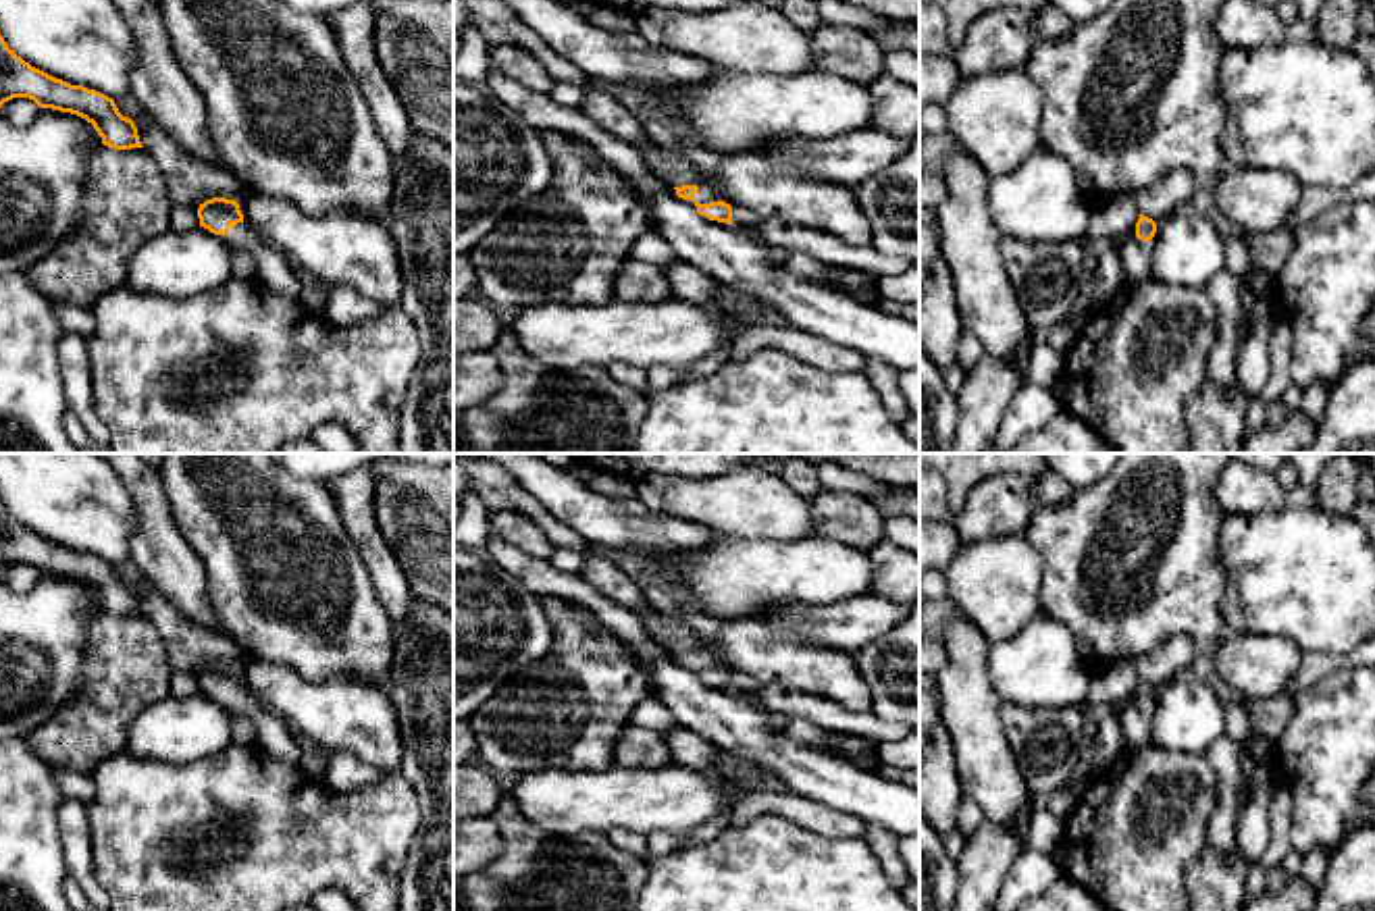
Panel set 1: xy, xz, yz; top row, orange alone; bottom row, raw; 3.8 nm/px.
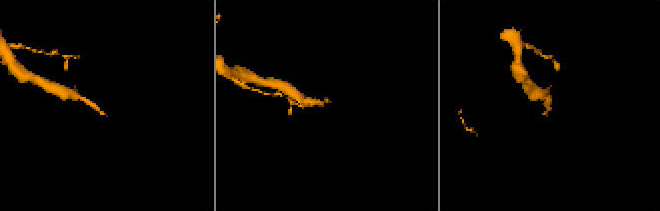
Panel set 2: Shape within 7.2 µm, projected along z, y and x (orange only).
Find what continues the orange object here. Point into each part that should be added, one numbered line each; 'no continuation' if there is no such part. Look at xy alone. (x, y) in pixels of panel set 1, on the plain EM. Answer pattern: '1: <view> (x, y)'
1: xy (273, 737)

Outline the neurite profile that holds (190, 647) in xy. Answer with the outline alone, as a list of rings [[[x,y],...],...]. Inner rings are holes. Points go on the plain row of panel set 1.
[[[146,578],[133,589],[141,611],[154,622],[164,641],[173,672],[191,672],[198,676],[212,663],[241,666],[243,653],[231,636],[185,620]]]

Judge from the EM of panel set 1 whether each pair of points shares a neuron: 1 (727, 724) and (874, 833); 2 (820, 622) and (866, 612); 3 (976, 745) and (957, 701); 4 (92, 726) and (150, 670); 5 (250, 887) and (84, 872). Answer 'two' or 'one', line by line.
1: two
2: one
3: one
4: one
5: two

